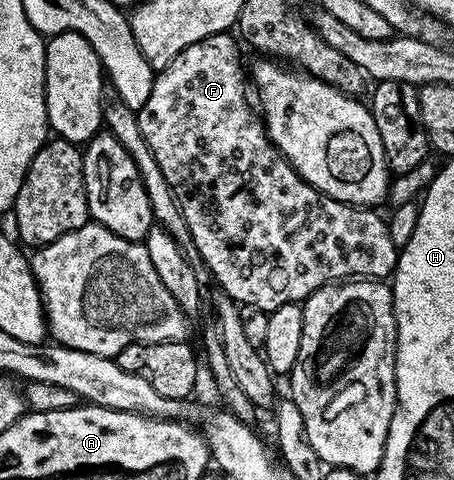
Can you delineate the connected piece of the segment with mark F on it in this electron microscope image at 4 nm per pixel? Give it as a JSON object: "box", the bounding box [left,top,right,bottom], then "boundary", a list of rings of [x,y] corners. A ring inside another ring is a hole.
{"box":[136,32,398,310],"boundary":[[[231,32],[226,33],[215,33],[214,35],[210,35],[206,39],[202,39],[198,43],[190,43],[190,47],[186,47],[183,49],[181,53],[177,57],[175,57],[171,63],[162,70],[159,70],[155,74],[154,80],[152,82],[152,90],[150,91],[150,95],[146,99],[146,103],[139,109],[137,112],[136,118],[138,119],[138,127],[142,131],[142,135],[146,139],[146,143],[150,147],[150,151],[154,155],[154,159],[158,163],[158,167],[162,167],[162,175],[166,175],[166,183],[170,183],[170,187],[172,188],[172,193],[176,197],[176,202],[180,205],[180,210],[182,211],[182,215],[186,219],[186,227],[190,227],[190,235],[194,239],[194,247],[198,251],[198,255],[200,256],[201,261],[203,261],[204,266],[208,269],[211,280],[213,282],[217,281],[220,286],[218,286],[219,292],[225,293],[228,297],[236,297],[238,291],[236,291],[236,277],[238,280],[244,284],[244,289],[248,293],[239,294],[238,301],[240,305],[249,305],[250,307],[258,307],[259,309],[266,310],[274,310],[278,307],[282,307],[286,303],[290,303],[291,301],[297,303],[303,303],[303,301],[309,297],[314,291],[318,291],[323,285],[331,285],[333,283],[339,283],[342,281],[347,281],[349,279],[356,278],[364,278],[364,279],[388,279],[393,276],[395,267],[396,267],[396,258],[398,256],[398,246],[392,242],[390,239],[390,231],[388,230],[387,220],[382,216],[379,217],[379,212],[373,211],[368,207],[357,207],[354,205],[347,205],[345,201],[335,201],[334,198],[328,197],[324,193],[320,193],[317,191],[310,183],[306,183],[302,178],[300,178],[300,174],[296,172],[295,169],[289,165],[288,161],[282,154],[280,150],[276,148],[275,145],[272,144],[271,139],[268,137],[267,128],[262,120],[261,114],[257,112],[254,108],[253,102],[252,105],[248,102],[248,93],[244,90],[244,81],[246,85],[246,65],[244,69],[244,65],[240,62],[240,49],[236,46],[237,38],[233,36]],[[236,169],[276,169],[273,173],[256,173],[253,177],[248,177],[244,181],[244,186],[241,189],[236,189]]]}

